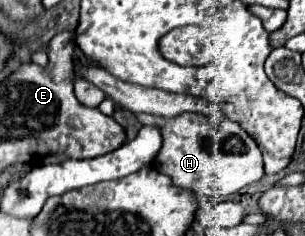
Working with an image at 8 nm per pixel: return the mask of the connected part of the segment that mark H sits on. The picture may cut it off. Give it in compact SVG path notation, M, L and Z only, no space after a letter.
M135 113L135 117L141 125L157 125L161 129L163 145L153 159L153 167L169 175L175 187L189 189L199 195L199 187L209 185L221 197L227 197L263 177L261 151L235 121L219 121L219 125L213 129L211 121L215 119L203 117L201 113L181 113L179 117Z

